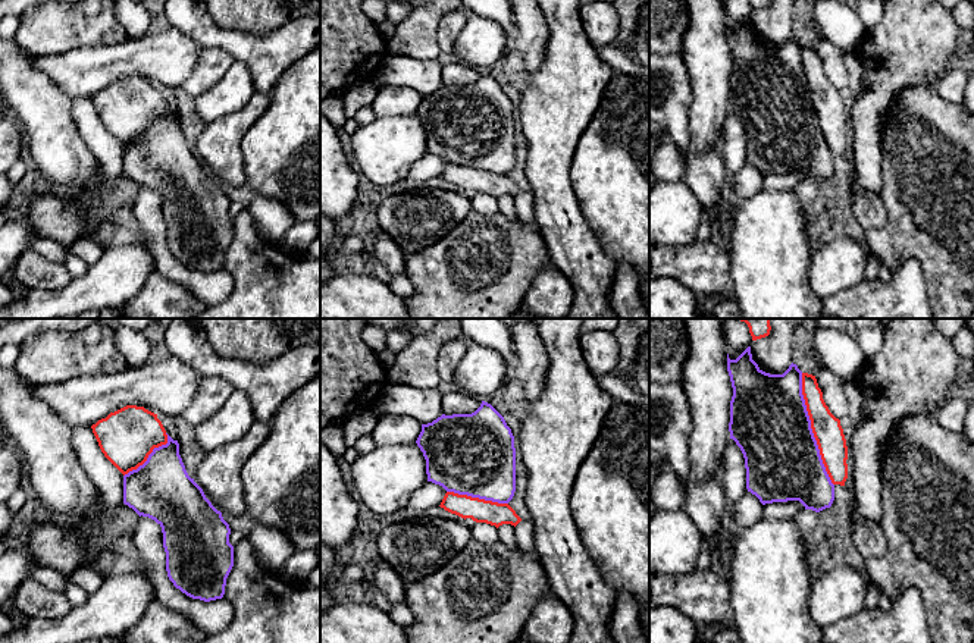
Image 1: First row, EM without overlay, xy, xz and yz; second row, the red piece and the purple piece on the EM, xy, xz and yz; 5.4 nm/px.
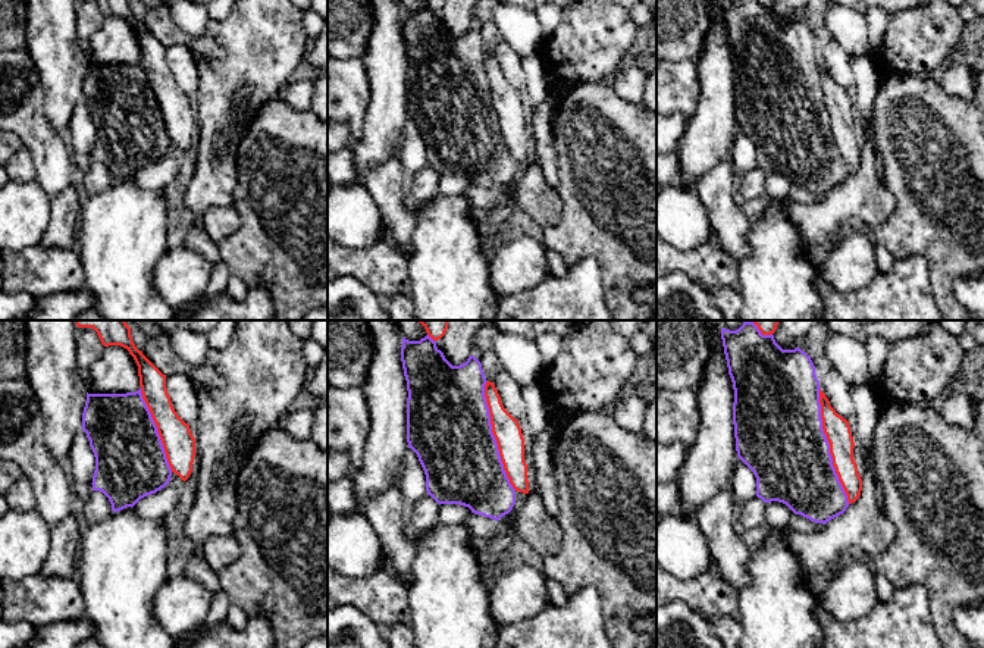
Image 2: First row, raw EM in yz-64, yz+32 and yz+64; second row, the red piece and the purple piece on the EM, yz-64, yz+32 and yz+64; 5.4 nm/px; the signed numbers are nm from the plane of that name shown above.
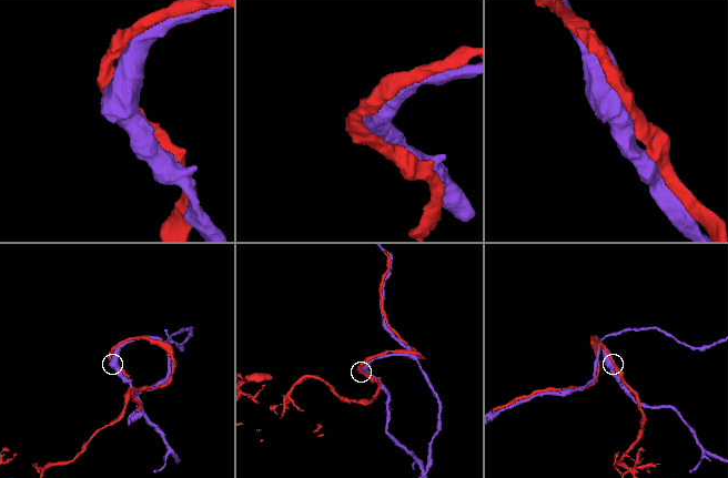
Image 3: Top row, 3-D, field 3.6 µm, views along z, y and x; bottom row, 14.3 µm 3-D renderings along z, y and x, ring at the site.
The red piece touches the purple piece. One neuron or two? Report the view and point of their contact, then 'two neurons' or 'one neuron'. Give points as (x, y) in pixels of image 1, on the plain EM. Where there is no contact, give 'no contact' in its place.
contact yz (811, 99); one neuron

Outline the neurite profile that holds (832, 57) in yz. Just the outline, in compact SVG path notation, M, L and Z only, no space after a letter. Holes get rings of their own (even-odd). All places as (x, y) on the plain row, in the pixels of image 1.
M820 38L815 46L818 59L823 63L823 70L830 84L836 90L843 90L849 85L849 73L843 62L843 53L826 38Z

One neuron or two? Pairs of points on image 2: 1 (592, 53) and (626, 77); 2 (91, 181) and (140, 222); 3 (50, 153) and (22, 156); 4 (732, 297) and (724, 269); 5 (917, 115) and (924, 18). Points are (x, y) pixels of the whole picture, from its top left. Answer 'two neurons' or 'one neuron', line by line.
1: two neurons
2: two neurons
3: two neurons
4: two neurons
5: two neurons

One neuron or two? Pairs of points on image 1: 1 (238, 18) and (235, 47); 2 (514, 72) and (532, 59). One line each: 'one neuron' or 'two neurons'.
1: two neurons
2: two neurons

